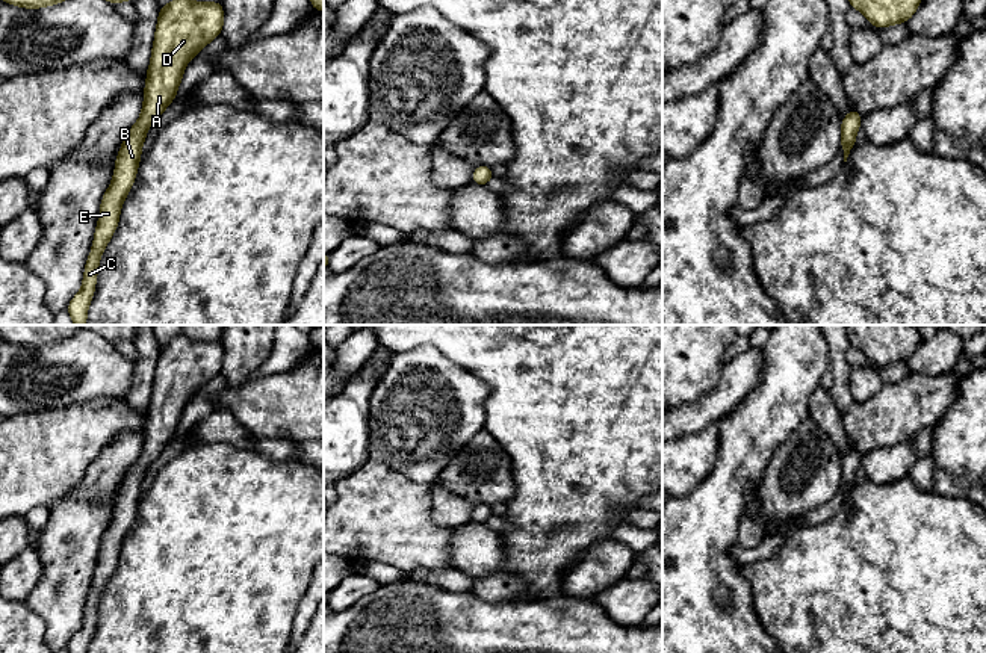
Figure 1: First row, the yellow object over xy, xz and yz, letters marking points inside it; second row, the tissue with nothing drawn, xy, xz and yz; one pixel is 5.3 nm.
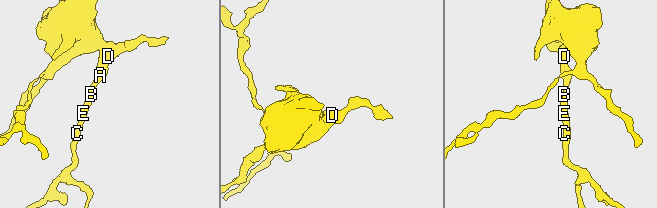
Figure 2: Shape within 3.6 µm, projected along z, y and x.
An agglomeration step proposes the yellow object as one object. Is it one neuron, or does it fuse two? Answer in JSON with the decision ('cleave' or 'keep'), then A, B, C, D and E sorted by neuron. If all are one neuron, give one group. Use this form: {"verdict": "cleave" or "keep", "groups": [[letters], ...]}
{"verdict": "keep", "groups": [["A", "B", "C", "D", "E"]]}

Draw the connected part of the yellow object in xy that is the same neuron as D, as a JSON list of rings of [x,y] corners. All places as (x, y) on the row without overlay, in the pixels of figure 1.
[[[180,334],[166,345],[159,345],[151,401],[145,413],[142,450],[116,493],[113,517],[101,538],[83,623],[67,644],[70,653],[88,653],[95,630],[98,602],[118,565],[124,537],[135,521],[147,469],[177,435],[178,422],[184,417],[184,405],[203,385],[221,373],[222,363],[221,340],[191,340]]]

